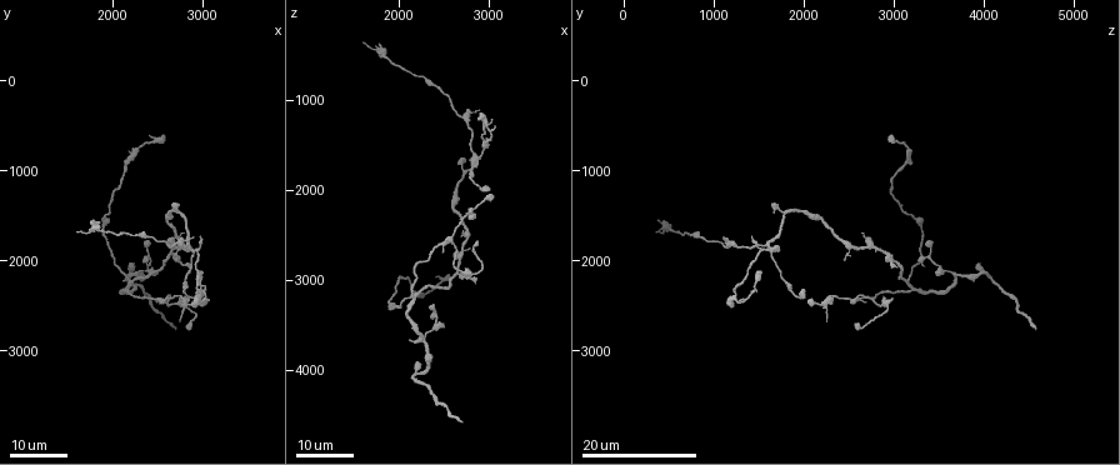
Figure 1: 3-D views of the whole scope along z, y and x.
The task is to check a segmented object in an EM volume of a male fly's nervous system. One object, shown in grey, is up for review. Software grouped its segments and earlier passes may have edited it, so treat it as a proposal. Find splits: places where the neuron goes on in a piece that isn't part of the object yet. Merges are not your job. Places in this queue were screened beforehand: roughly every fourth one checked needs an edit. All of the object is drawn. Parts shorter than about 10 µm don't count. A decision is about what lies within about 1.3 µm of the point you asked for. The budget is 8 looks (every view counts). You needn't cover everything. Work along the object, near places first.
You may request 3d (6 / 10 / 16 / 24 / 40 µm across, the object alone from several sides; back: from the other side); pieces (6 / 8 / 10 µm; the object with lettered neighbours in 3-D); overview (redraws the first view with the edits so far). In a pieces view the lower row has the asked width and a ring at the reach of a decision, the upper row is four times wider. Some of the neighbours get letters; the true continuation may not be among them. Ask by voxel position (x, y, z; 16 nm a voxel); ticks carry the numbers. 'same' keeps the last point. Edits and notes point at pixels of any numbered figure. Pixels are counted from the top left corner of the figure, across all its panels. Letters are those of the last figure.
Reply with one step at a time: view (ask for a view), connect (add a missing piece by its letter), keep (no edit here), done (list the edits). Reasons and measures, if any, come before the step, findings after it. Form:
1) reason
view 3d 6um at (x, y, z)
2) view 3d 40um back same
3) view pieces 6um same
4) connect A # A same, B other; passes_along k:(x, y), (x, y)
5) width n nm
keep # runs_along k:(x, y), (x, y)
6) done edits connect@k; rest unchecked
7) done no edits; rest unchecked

free end
view 3d 24um at (3000, 1750, 1400)

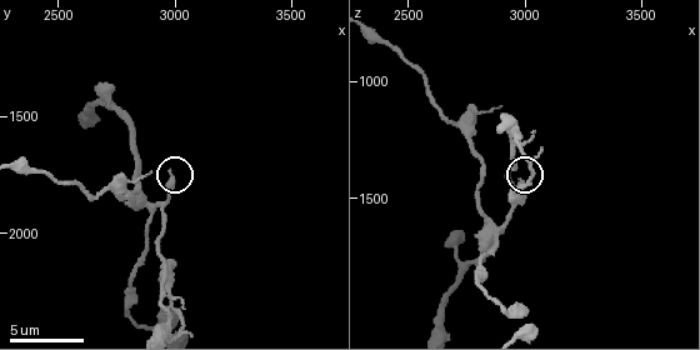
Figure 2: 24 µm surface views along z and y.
what lies round it
view pieces 6um at (2980, 1730, 1420)

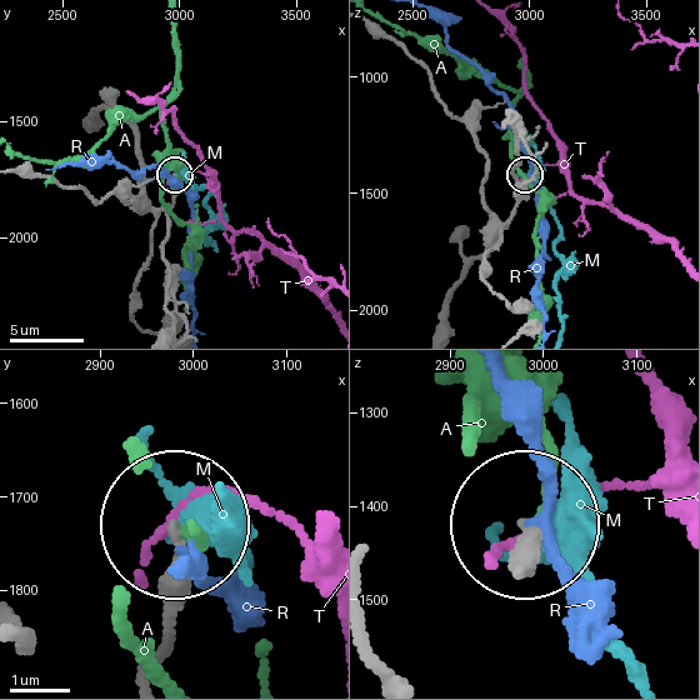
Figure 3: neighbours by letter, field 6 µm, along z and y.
keep # A other, M other, R other, T other; runs_along 3:(159, 643), (178, 528); none of them fits

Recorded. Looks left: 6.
an open end
view 3d 16um at (3050, 2450, 2050)

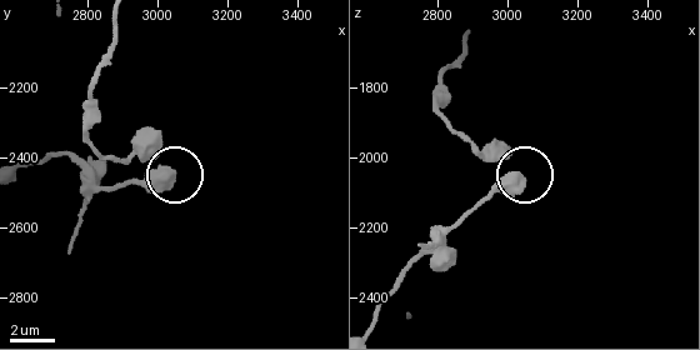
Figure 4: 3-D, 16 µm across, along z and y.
what lies round it
view pieces 10um at (3030, 2460, 2050)

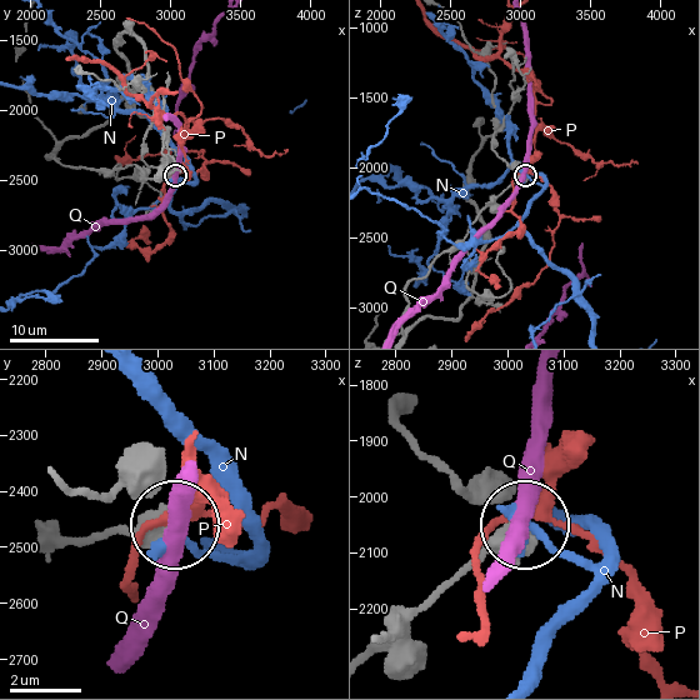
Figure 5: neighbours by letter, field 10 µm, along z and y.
width 610 nm
keep # N other, P other, Q other; none of them fits

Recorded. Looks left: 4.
an open end
view 3d 24um at (3000, 2100, 1500)

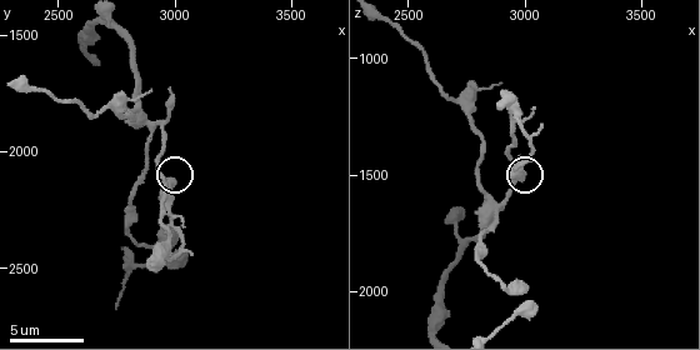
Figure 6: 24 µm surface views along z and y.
view pieces 10um same

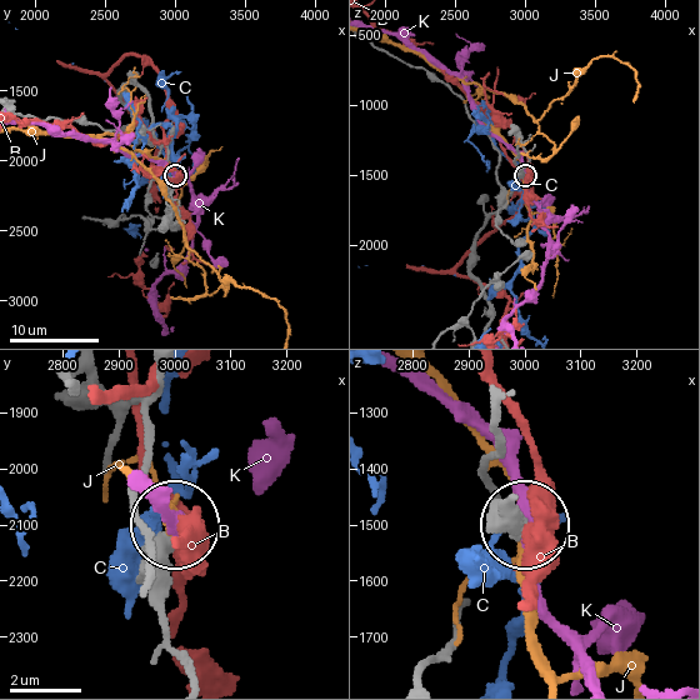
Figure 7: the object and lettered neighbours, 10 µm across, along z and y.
keep # B other, C other, J other, K other; runs_along 7:(193, 675), (165, 630), (171, 534); no lettered piece goes on from it

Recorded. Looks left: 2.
free end
view 3d 16um at (2700, 2750, 4600)

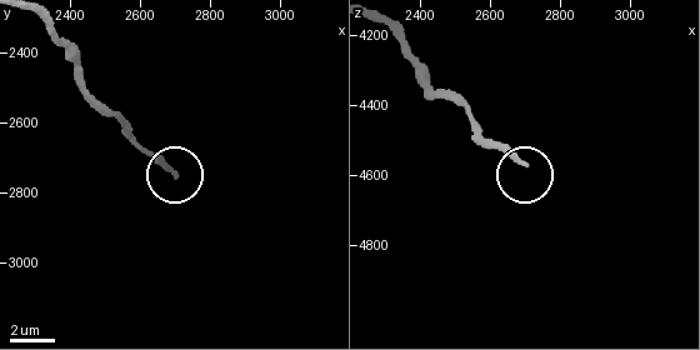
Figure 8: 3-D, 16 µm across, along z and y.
view pieces 8um at (2710, 2750, 4570)

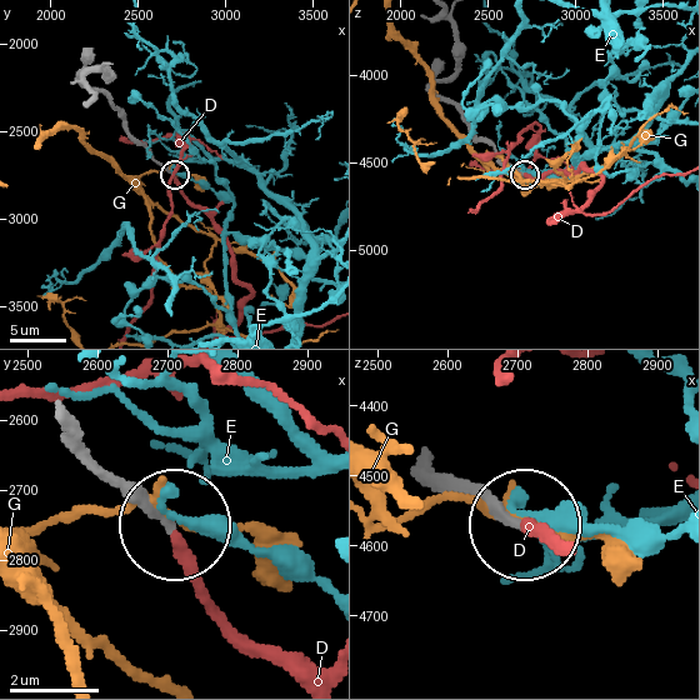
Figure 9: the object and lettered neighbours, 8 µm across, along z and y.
connect D # D same, E other, G other; passes_along 9:(436, 471), (481, 486), (526, 528), (560, 535); it goes on there

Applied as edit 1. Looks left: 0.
done edits connect@9; rest unchecked

